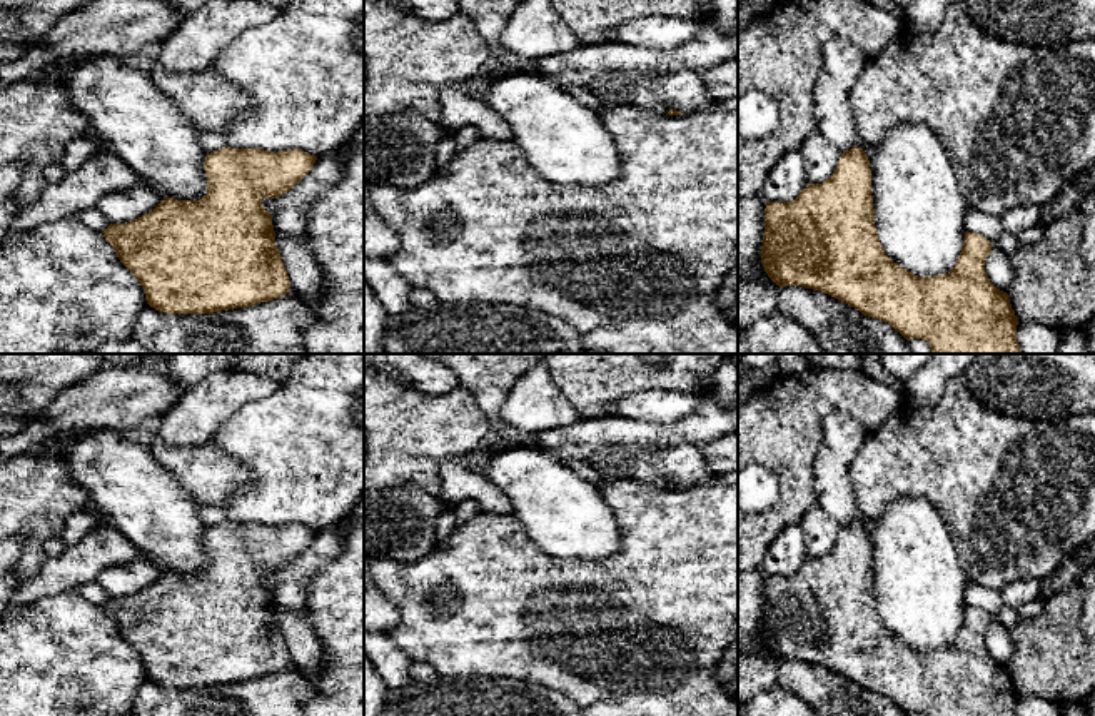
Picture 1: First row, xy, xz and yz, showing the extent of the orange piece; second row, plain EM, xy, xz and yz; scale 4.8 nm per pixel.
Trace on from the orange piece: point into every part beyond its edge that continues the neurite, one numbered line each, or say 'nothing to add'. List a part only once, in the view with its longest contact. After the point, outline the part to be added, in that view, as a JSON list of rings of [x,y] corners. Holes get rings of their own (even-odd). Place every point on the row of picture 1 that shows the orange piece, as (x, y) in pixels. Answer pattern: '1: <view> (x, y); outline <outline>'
nothing to add

